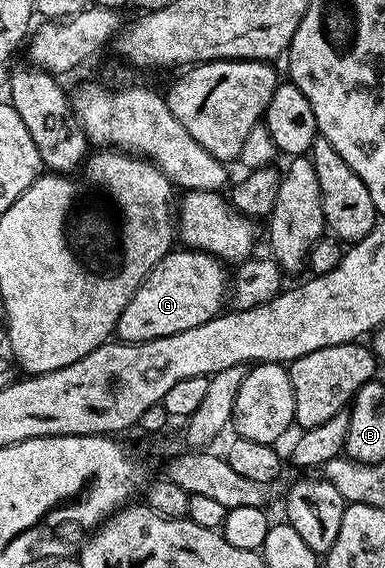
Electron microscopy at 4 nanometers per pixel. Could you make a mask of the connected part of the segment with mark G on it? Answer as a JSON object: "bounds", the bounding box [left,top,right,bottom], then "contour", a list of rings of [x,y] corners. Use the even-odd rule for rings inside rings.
{"bounds":[116,248,228,342],"contour":[[[175,248],[148,272],[144,284],[136,288],[136,296],[128,300],[128,308],[120,312],[116,331],[124,342],[151,342],[164,336],[196,328],[223,313],[222,301],[228,298],[228,272],[222,259],[202,250]]]}

